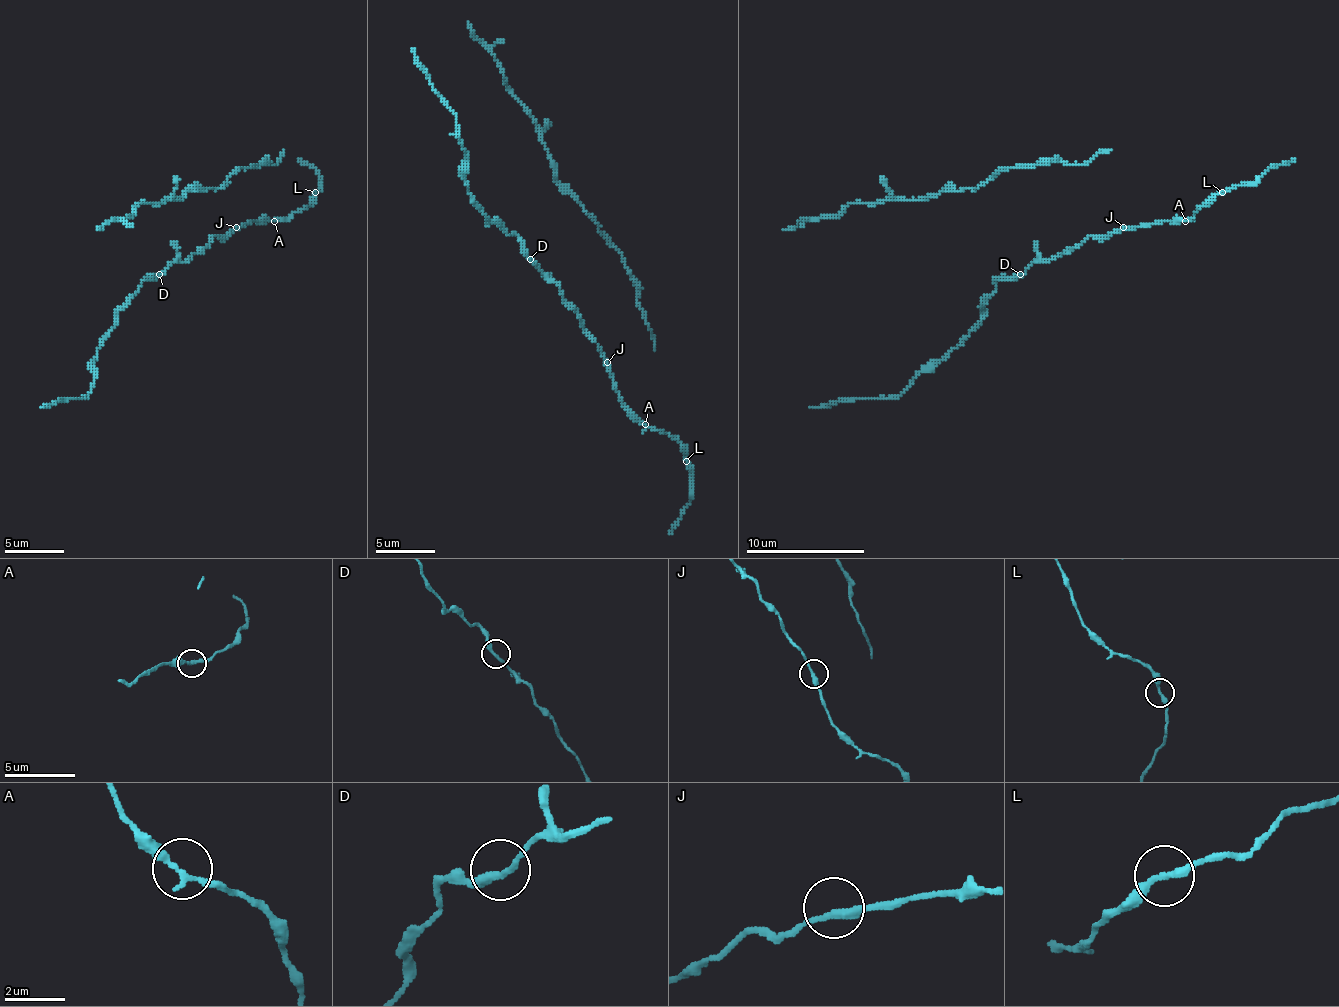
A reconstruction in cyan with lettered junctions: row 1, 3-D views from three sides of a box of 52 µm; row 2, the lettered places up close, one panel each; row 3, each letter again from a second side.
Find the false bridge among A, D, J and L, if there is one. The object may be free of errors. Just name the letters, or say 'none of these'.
none of these

